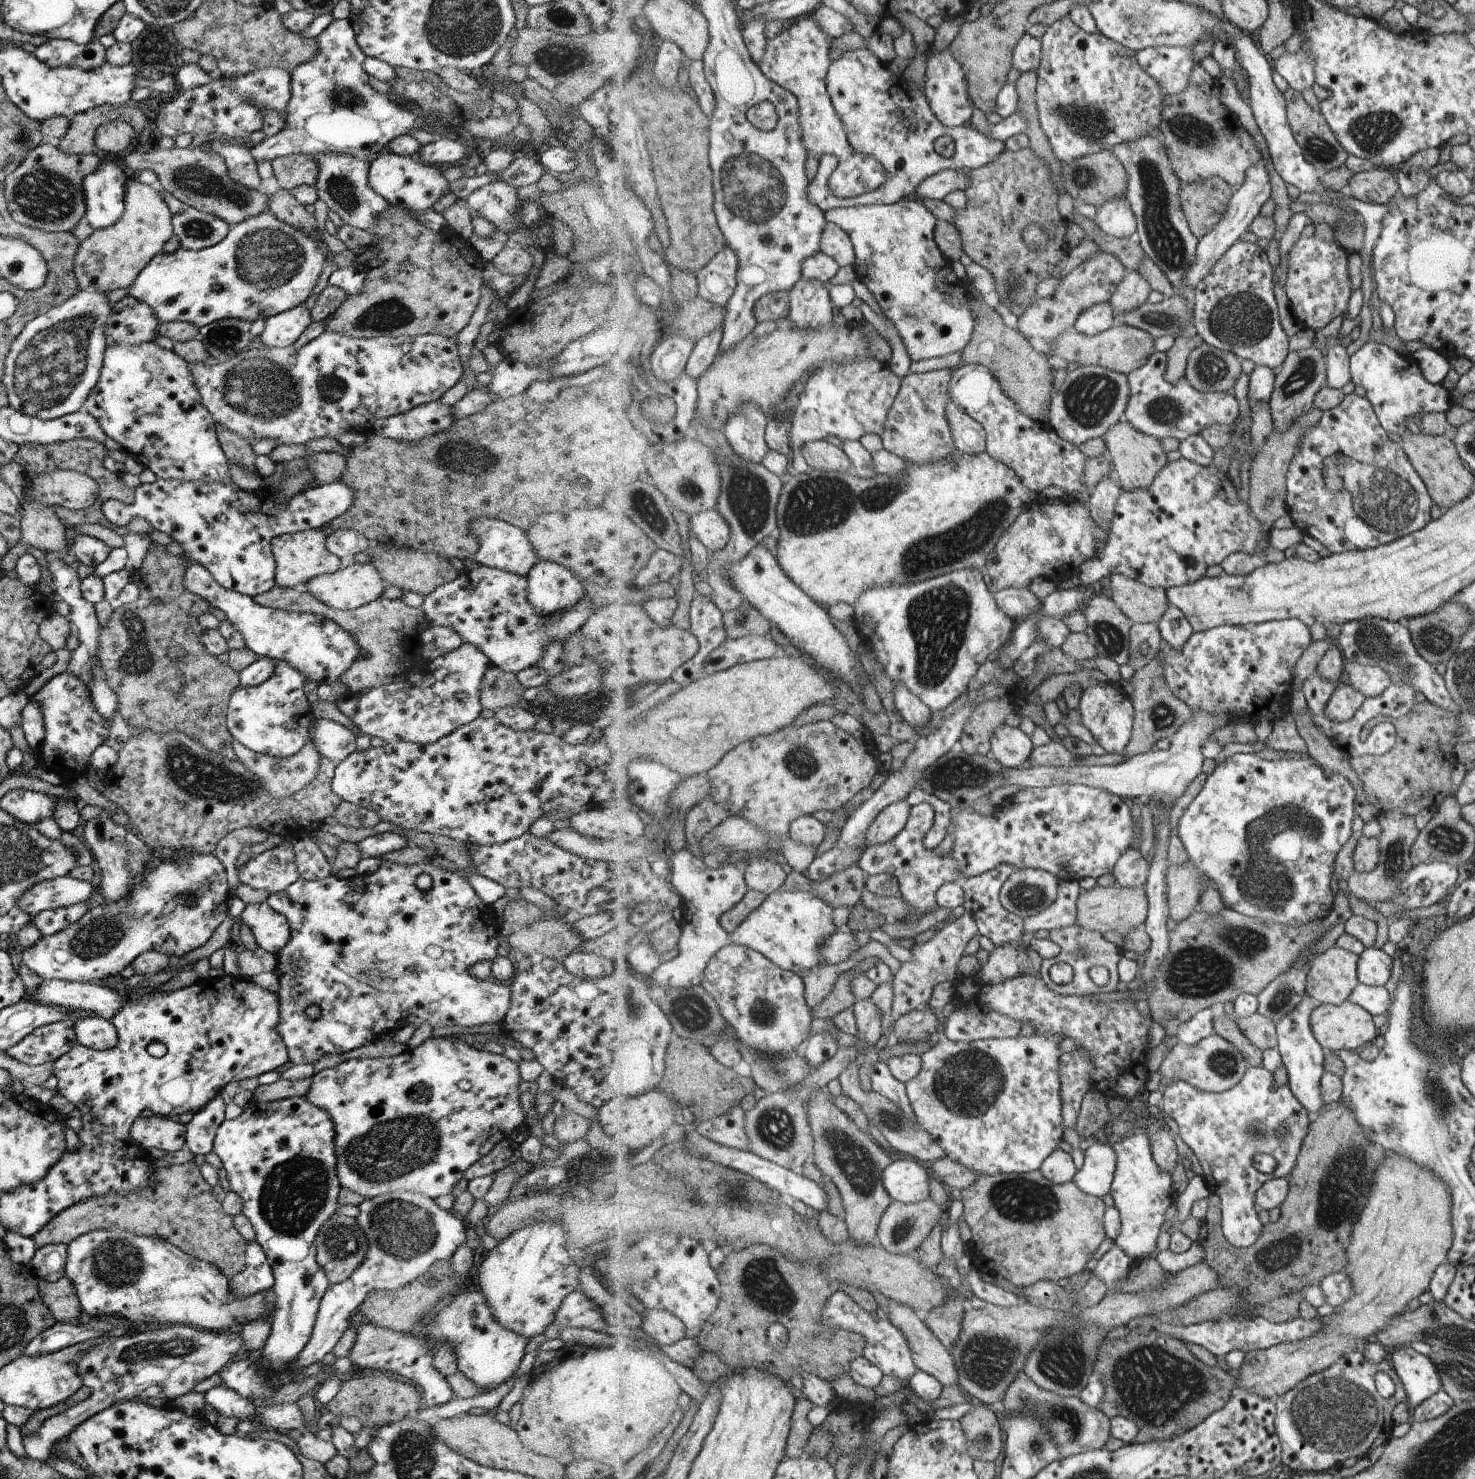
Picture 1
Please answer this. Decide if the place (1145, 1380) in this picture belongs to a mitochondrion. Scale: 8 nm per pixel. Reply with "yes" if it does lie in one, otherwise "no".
yes

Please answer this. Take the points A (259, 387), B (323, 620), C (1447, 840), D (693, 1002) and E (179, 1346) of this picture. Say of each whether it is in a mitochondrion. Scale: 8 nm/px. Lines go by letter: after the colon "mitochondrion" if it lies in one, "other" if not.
A: mitochondrion
B: other
C: mitochondrion
D: mitochondrion
E: mitochondrion

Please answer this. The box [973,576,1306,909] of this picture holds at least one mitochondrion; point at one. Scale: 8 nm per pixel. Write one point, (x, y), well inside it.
(1111, 639)

